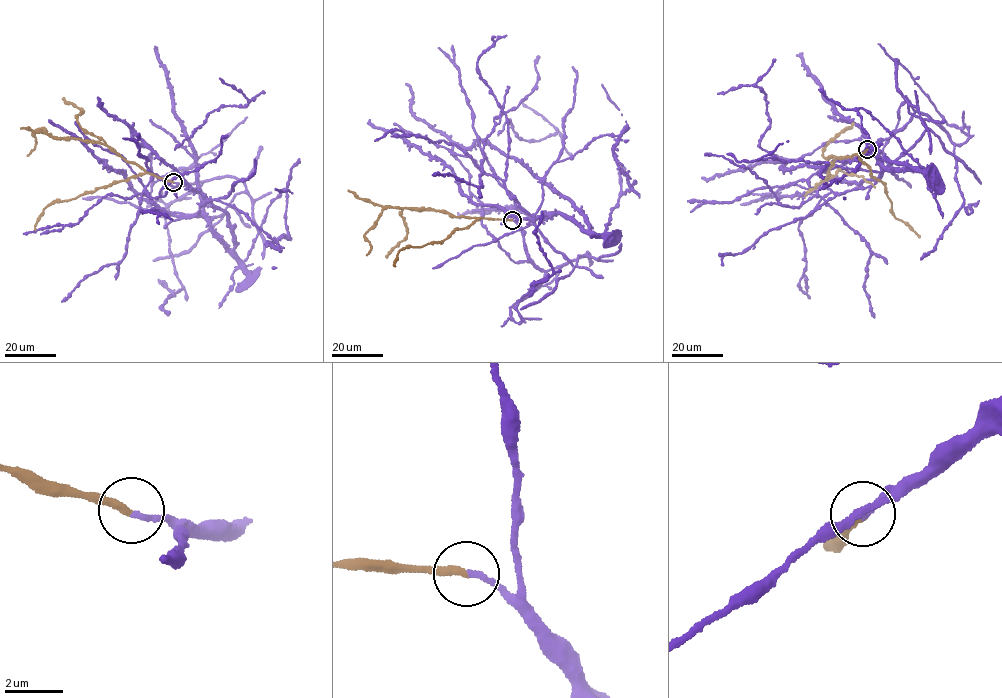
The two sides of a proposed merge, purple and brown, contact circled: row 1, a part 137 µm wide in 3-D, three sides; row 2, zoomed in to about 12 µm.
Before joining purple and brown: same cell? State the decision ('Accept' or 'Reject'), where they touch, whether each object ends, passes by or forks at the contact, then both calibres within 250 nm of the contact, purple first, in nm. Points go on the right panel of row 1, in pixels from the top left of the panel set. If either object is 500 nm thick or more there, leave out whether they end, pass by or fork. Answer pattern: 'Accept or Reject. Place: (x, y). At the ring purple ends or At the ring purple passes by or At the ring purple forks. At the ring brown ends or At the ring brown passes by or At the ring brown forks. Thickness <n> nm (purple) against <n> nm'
Accept. Place: (867, 149). At the ring purple ends. At the ring brown ends. Thickness 190 nm (purple) against 240 nm

